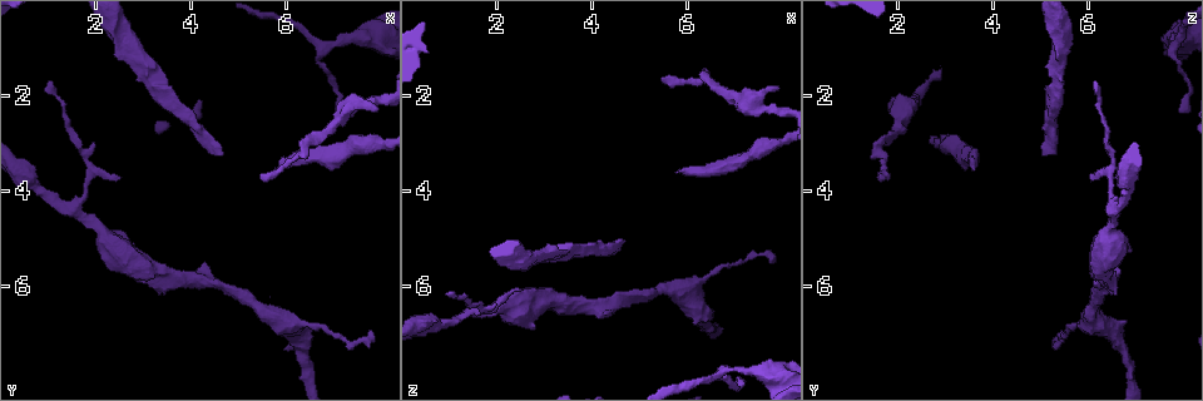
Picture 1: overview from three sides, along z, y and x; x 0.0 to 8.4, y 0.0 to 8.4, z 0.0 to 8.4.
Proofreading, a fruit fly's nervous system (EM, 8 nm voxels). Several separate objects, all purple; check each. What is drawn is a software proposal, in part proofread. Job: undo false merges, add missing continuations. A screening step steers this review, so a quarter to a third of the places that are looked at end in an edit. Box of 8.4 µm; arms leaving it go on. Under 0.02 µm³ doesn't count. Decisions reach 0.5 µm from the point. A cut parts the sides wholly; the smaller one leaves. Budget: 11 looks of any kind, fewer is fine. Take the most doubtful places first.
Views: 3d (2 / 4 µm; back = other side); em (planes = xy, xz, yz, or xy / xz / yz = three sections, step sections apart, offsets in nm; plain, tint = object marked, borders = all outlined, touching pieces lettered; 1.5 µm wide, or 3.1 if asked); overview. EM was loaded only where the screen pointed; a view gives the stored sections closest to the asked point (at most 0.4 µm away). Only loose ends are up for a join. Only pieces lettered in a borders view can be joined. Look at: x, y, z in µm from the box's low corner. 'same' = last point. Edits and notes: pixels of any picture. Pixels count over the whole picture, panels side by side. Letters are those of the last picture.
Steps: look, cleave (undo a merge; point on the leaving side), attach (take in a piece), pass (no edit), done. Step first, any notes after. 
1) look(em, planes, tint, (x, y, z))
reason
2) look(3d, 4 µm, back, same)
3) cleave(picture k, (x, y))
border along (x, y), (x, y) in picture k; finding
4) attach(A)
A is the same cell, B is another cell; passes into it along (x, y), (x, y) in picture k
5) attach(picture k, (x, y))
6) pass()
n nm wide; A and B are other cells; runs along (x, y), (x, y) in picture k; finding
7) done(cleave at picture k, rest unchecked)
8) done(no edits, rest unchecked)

look(3d, 4 µm, back, (4.65, 3.25, 5.05))
branch stops here

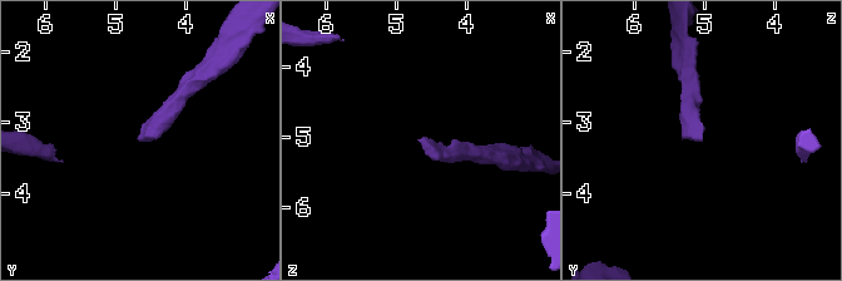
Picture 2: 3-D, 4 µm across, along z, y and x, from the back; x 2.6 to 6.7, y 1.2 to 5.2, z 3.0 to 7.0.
look(em, xz, step 8, borders, (4.60, 3.25, 5.00))
shape alone is not enough

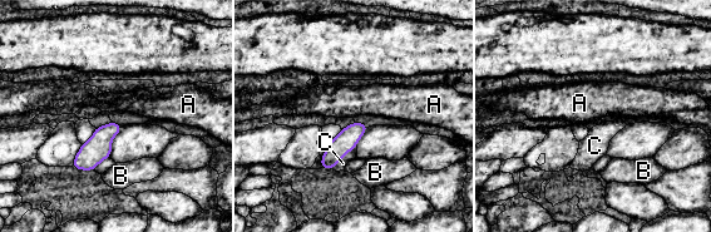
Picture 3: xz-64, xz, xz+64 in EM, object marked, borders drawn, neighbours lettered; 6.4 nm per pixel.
attach(picture 3, (351, 154))
130 nm wide; C is the same cell, A and B are other cells; passes into it along (347, 138), (342, 157), (351, 154) in picture 3; it goes on there

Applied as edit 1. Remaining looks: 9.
look(em, planes, tint, (5.80, 3.55, 3.65))
free end

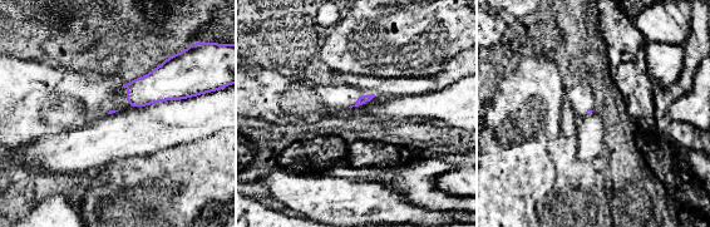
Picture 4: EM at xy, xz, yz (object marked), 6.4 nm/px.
look(em, planes, borders, same)
what lies round it

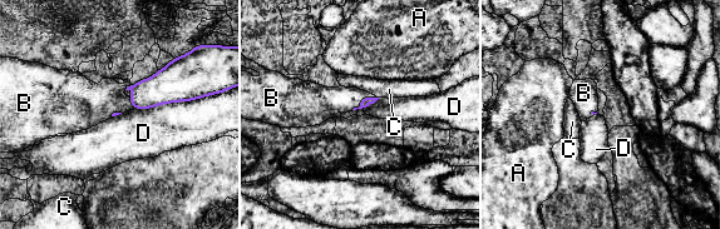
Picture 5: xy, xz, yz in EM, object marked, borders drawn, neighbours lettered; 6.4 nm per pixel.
attach(picture 5, (322, 103))
B is the same cell, A, C and D are other cells; passes into it along (366, 101), (361, 100), (322, 103) in picture 5; it goes on there

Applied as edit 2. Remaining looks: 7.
look(overview)
redraw

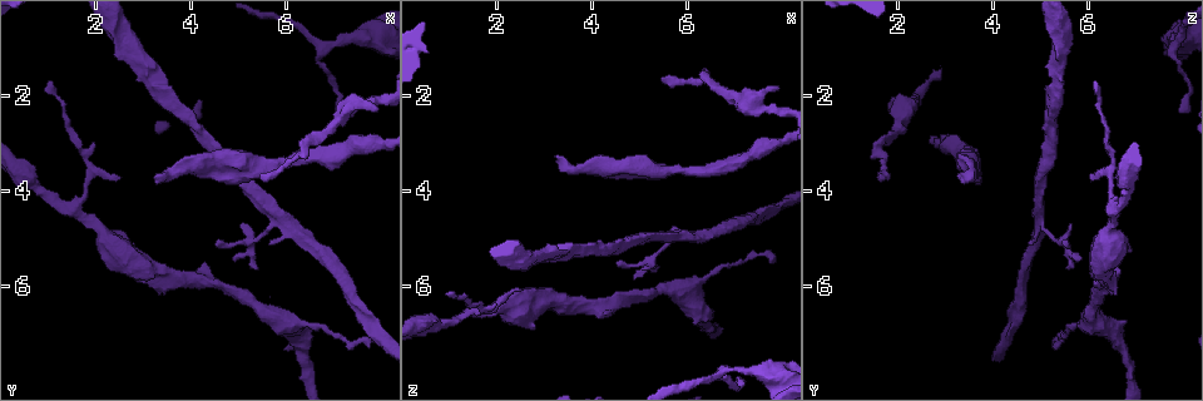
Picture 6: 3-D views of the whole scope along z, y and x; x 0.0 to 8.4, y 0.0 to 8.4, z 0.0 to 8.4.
look(em, planes, borders, (5.40, 3.70, 1.65))
branch stops here

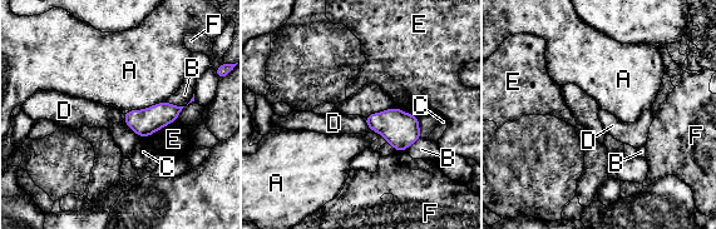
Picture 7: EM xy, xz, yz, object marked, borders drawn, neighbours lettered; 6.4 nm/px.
pass()
130 nm wide; A touches over 300 nm; A, B, C, D, E and F are other cells; no lettered piece goes on from it

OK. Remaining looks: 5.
look(em, planes, borders, (7.25, 2.20, 2.30))
sudden change in width

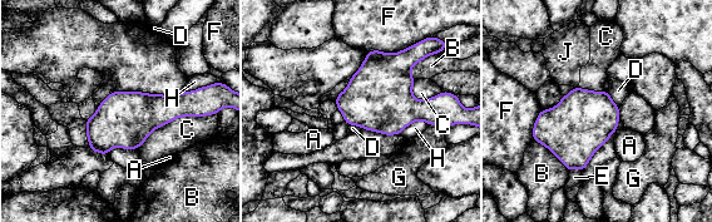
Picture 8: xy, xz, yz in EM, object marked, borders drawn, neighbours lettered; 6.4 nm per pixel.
pass()
A, B, C, D, E, F, G, H and J are other cells; border along (607, 92), (618, 107) in picture 8; one neuron here

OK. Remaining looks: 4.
look(em, yz, step 8, tint, (6.90, 0.95, 7.80))
narrows sharply

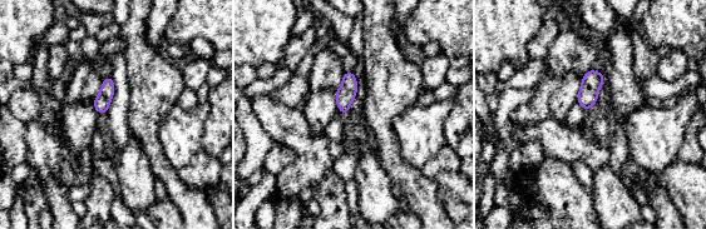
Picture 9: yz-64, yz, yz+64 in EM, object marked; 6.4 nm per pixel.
look(em, planes, borders, same)

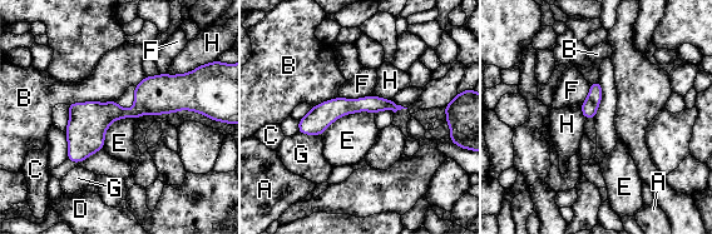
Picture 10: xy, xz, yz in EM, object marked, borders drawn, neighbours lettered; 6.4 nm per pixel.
pass()
150 nm wide; A, B, C, D, E, F, G and H are other cells; runs along (183, 101), (110, 113), (70, 157) in picture 10; continuous, no second neuron

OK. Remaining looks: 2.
done(attach at picture 3, attach at picture 5, rest unchecked)

